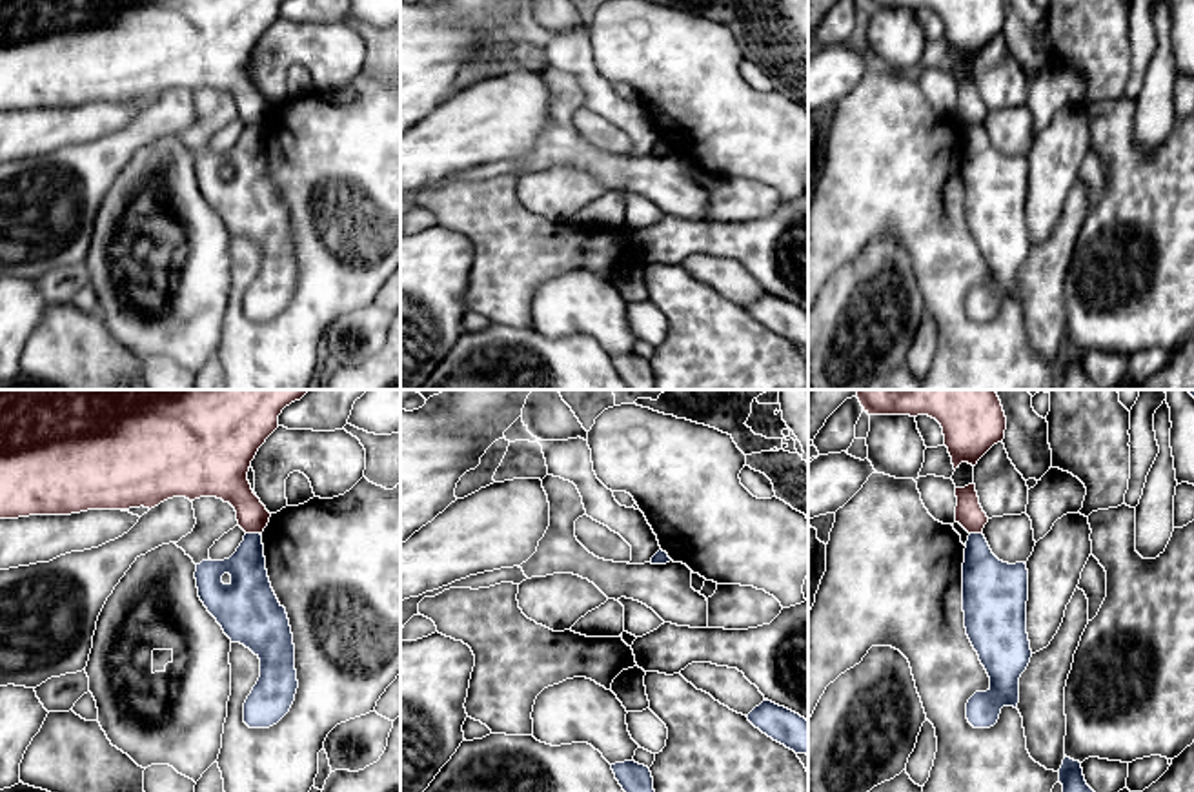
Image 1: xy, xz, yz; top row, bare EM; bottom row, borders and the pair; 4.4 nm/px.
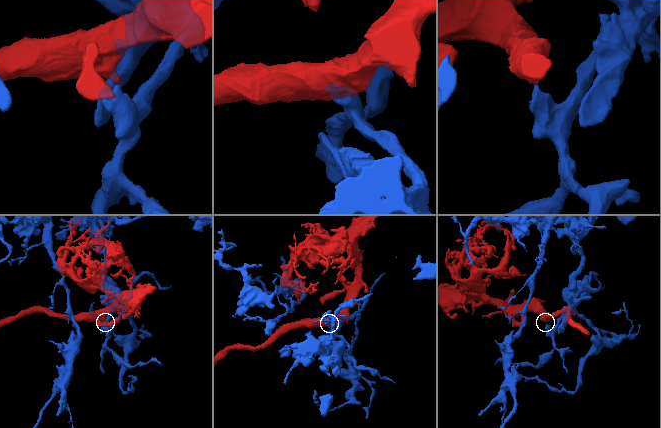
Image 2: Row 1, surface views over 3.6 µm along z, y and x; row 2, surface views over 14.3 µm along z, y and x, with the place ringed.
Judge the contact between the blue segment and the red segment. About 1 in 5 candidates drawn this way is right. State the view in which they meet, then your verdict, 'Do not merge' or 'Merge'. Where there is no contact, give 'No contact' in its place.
Touches blue in xy. Do not merge

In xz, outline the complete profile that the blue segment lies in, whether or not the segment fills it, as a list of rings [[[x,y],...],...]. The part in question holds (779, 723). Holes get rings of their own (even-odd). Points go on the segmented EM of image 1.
[[[766,699],[746,717],[774,741],[784,745],[795,754],[808,756],[808,721],[799,714]]]

